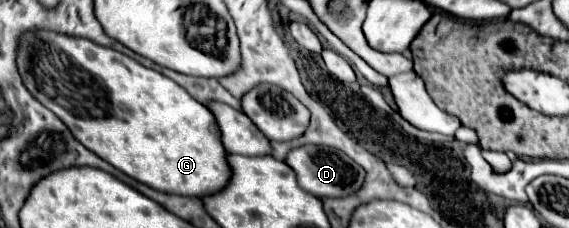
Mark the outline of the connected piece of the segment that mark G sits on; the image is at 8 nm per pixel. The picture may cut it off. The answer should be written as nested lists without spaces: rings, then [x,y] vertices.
[[[55,32],[23,34],[17,52],[19,74],[27,90],[53,110],[71,130],[71,134],[99,158],[107,160],[117,170],[143,182],[159,192],[205,198],[221,192],[231,182],[231,166],[227,150],[221,142],[221,130],[209,108],[191,98],[171,78],[141,66],[129,56],[97,46],[89,40],[69,38]]]

